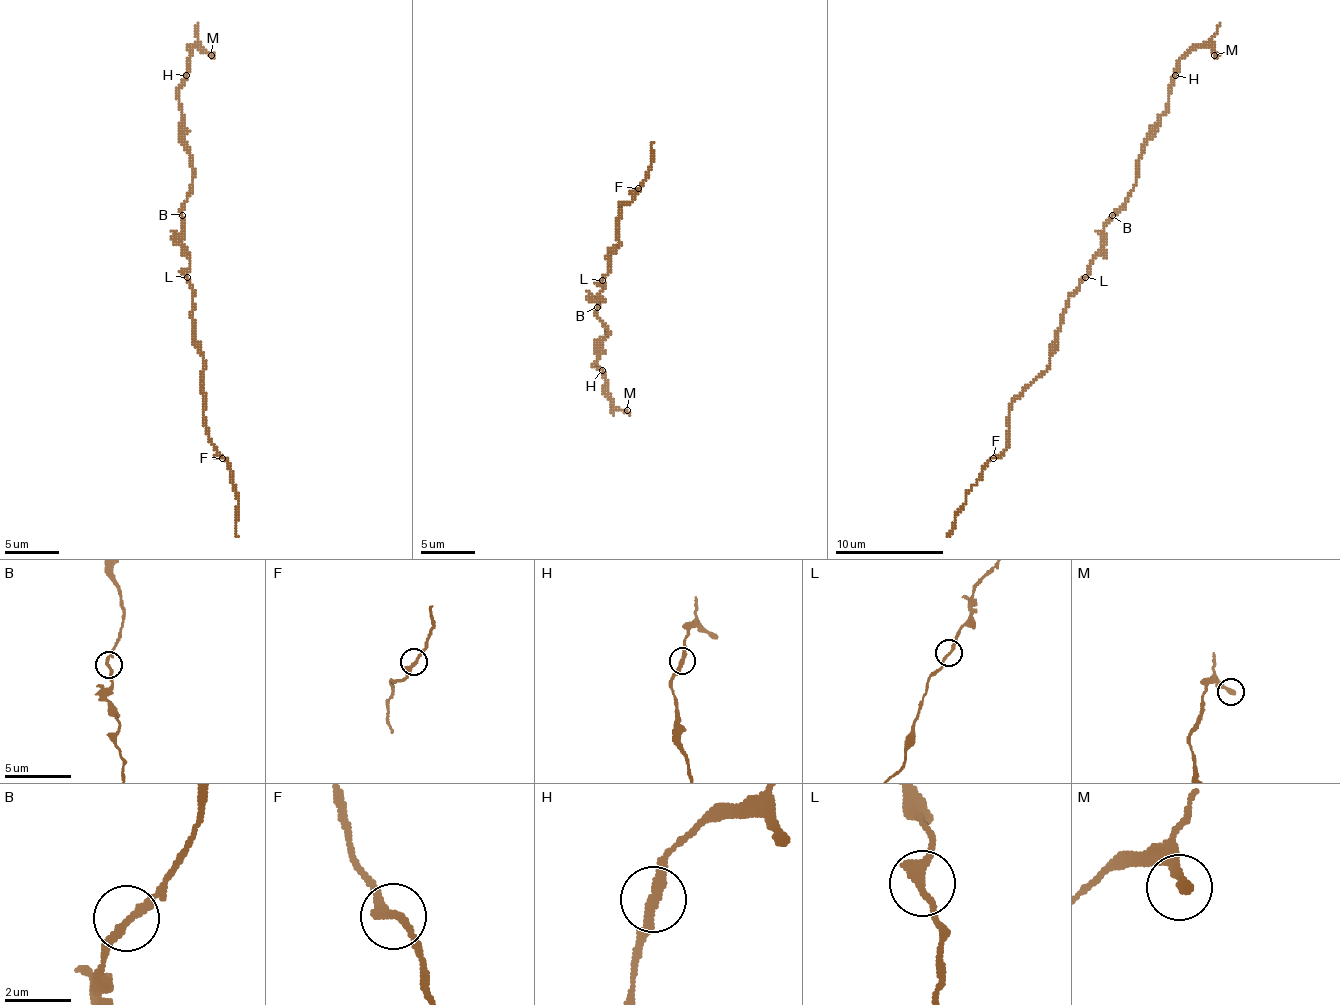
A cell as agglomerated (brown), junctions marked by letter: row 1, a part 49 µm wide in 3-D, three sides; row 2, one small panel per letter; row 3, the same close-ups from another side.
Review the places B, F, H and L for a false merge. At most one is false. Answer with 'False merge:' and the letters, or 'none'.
False merge: none

